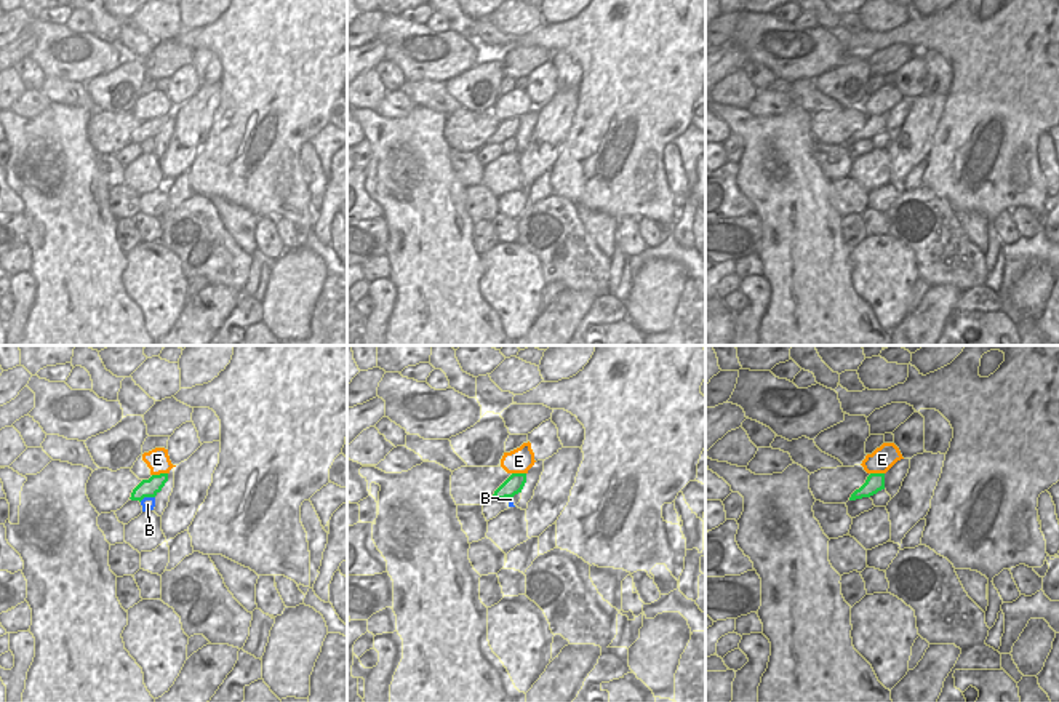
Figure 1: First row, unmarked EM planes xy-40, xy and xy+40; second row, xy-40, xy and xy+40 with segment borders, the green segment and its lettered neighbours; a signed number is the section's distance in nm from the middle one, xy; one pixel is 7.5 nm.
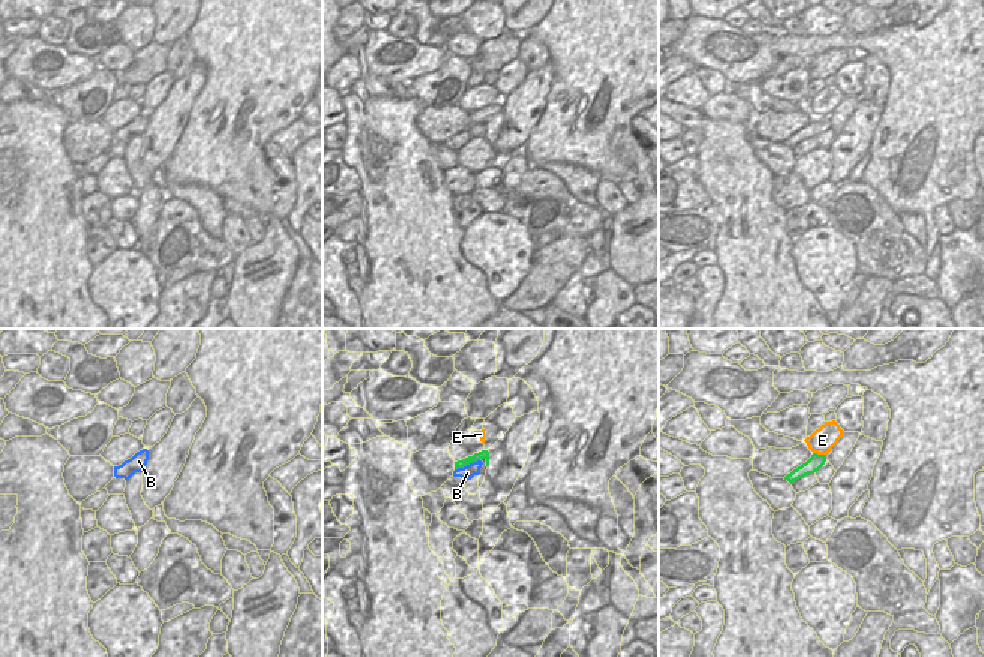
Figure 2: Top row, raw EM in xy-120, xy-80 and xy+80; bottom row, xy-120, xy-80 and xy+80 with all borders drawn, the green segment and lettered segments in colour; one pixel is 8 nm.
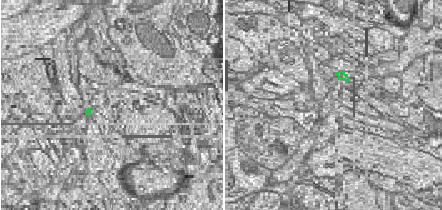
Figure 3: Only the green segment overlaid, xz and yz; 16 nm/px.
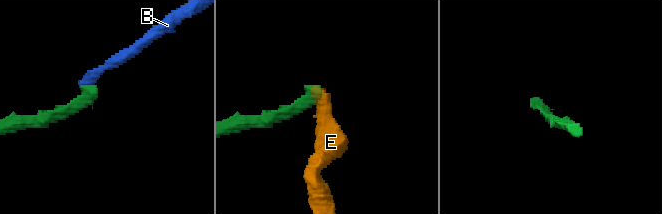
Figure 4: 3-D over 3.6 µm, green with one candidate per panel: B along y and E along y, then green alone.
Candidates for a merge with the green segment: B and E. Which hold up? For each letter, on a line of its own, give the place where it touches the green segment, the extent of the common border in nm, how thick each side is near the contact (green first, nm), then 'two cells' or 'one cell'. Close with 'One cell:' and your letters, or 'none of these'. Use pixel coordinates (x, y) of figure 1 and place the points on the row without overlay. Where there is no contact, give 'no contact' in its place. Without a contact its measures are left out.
B: xy-40 (146, 138) | 130 nm | 140/100 nm | one cell
E: xy-40 (160, 115) | 120 nm | 140/170 nm | two cells
One cell: B

